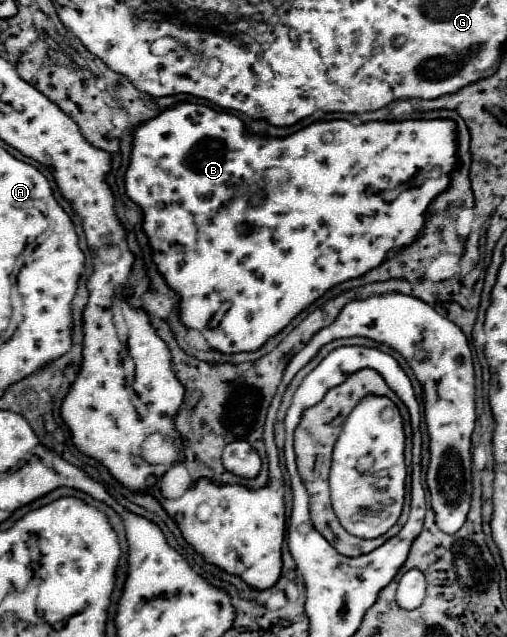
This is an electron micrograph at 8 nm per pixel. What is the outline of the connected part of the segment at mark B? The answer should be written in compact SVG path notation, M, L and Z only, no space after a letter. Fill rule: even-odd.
M179 103L179 107L171 107L171 111L163 111L159 119L151 119L151 123L143 123L139 131L133 135L133 153L131 165L125 175L127 195L139 203L145 211L143 229L153 245L153 259L167 279L169 287L181 295L181 321L189 329L199 329L207 343L213 349L223 353L239 353L239 351L257 351L269 337L277 335L297 313L309 307L317 297L329 291L333 285L343 283L347 279L355 279L367 273L371 267L377 267L387 259L391 249L403 247L403 243L411 243L415 235L419 235L419 227L423 225L423 211L431 203L431 199L445 189L443 171L451 171L457 167L455 159L455 123L447 119L433 119L433 121L367 121L361 125L353 125L349 121L323 121L313 123L285 139L271 139L271 137L250 134L240 119L225 111L213 111L207 105L193 105L193 103ZM439 169L437 179L425 179L423 185L407 187L407 197L399 195L393 201L385 201L381 191L395 189L403 183L413 183L419 171Z

